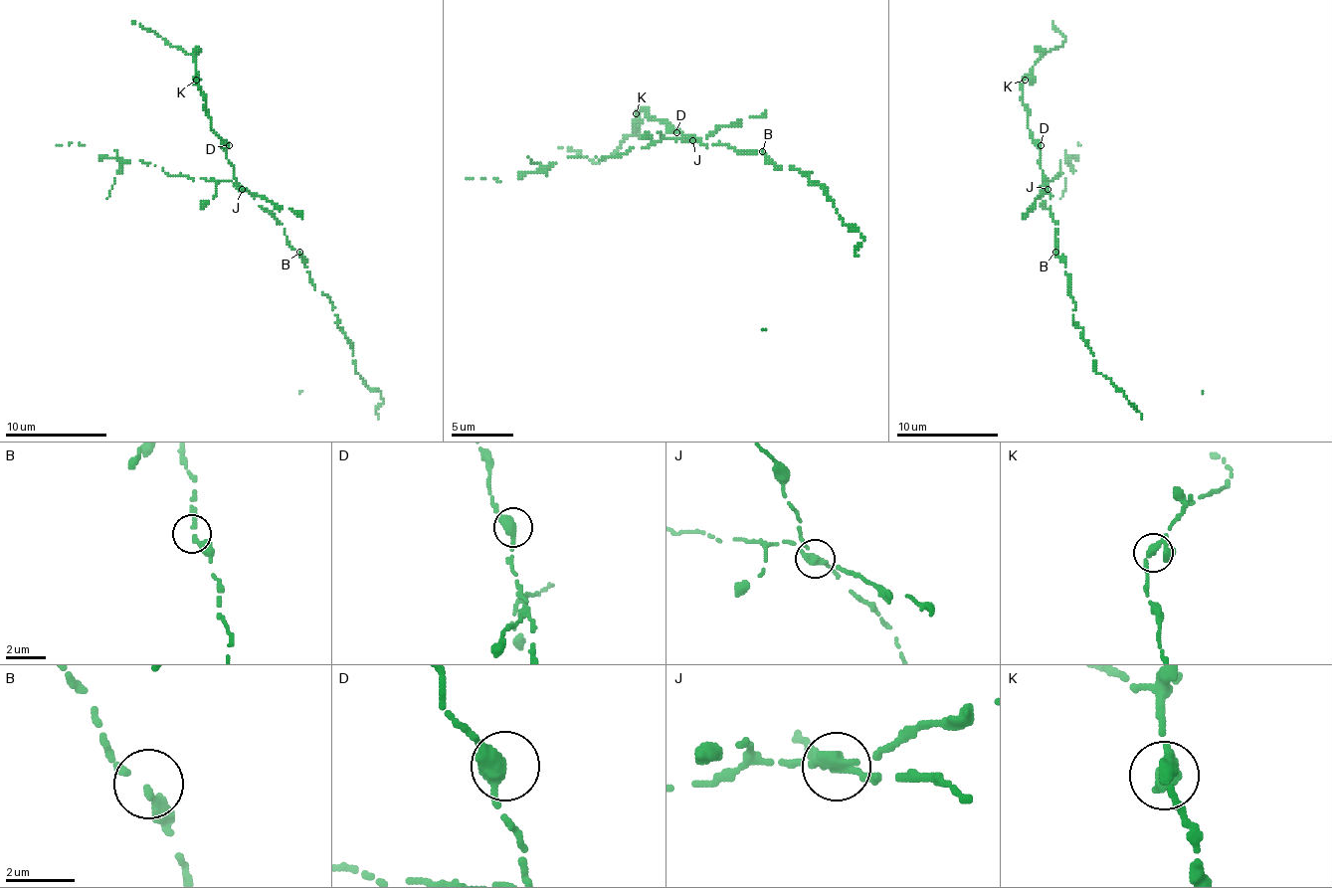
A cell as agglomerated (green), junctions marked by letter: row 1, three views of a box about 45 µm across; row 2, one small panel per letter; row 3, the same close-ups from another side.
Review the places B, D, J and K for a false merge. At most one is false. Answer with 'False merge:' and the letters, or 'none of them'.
False merge: J

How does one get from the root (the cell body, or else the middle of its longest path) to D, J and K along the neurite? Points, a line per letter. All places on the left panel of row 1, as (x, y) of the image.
D: (299, 252), (289, 244), (282, 224), (264, 211), (236, 181), (234, 165), (226, 158), (229, 145)
J: (299, 252), (289, 244), (282, 224), (242, 188)
K: (299, 252), (289, 244), (282, 224), (236, 181), (226, 148), (211, 127), (206, 94), (196, 80)

